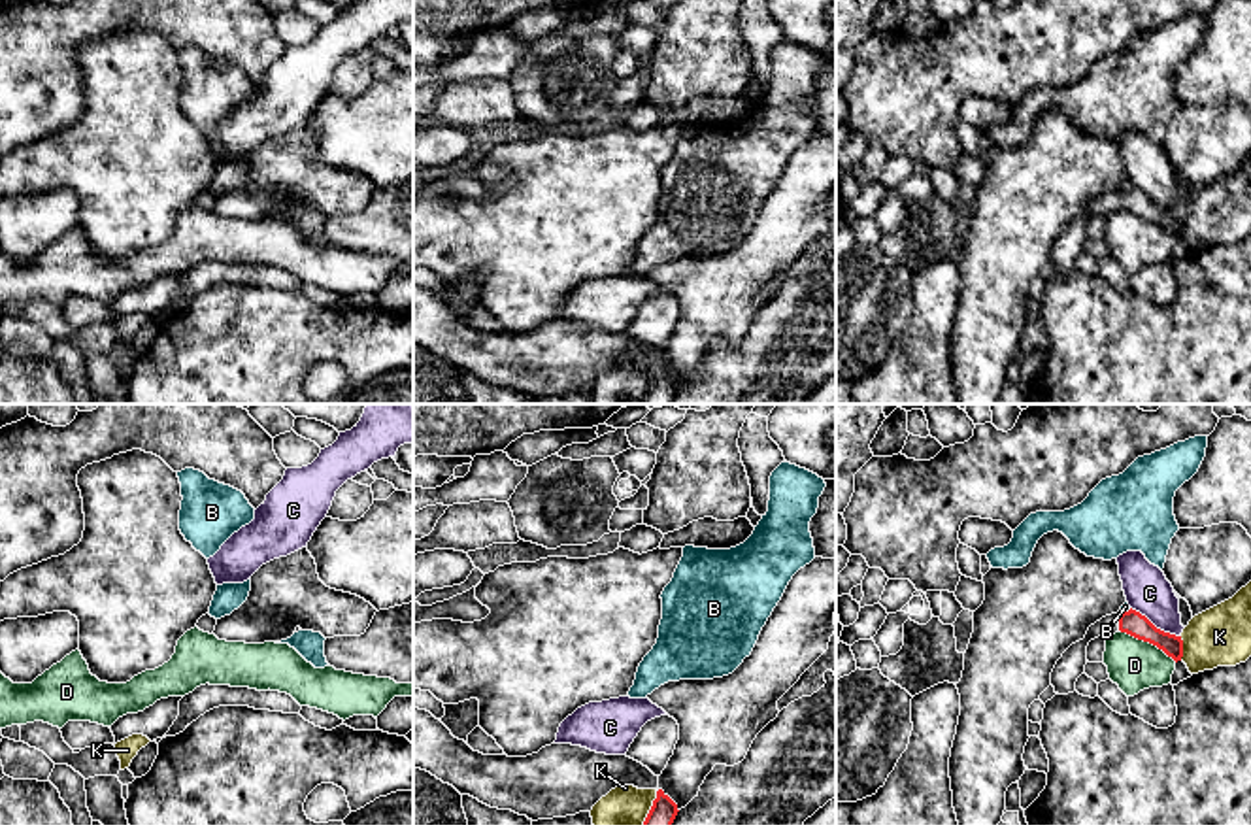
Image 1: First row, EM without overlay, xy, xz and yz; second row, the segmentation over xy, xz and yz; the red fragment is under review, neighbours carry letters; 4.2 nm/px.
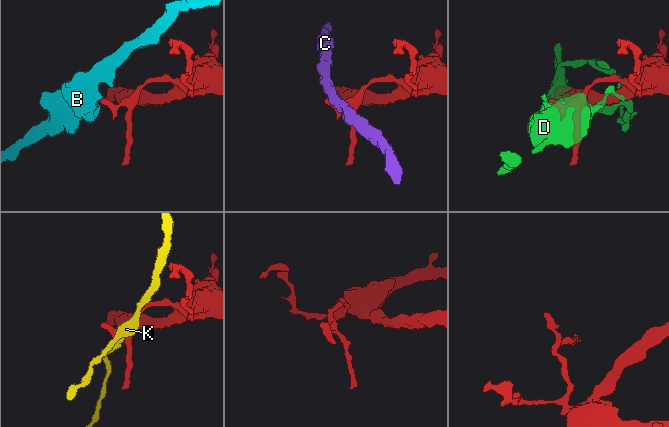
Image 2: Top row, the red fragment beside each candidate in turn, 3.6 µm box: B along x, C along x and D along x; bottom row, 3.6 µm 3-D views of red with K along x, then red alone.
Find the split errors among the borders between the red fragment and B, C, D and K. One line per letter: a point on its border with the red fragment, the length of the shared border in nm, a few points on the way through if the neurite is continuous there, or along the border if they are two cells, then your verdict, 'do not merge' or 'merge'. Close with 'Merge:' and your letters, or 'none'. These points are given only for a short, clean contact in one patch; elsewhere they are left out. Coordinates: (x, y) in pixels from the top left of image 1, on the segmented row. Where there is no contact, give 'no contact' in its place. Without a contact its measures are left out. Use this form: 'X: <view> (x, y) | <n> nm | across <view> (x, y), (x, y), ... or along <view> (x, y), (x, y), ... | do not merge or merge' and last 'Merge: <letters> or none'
B: yz (1125, 612) | 60 nm | along yz (1131, 608), (1119, 614) | do not merge
C: yz (1153, 625) | 260 nm | along yz (1131, 606), (1157, 627), (1180, 637) | do not merge
D: yz (1148, 640) | 280 nm | do not merge
K: yz (1182, 648) | 100 nm | do not merge
Merge: none

